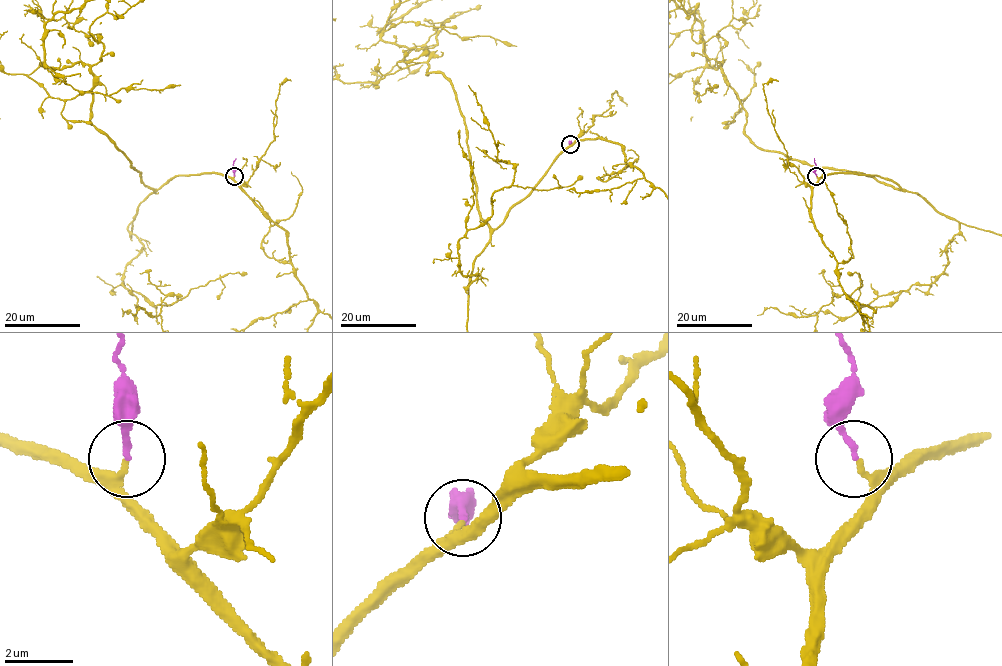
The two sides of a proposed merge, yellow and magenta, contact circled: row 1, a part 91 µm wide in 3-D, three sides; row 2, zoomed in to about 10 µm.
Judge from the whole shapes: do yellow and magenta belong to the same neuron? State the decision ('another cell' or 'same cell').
same cell

